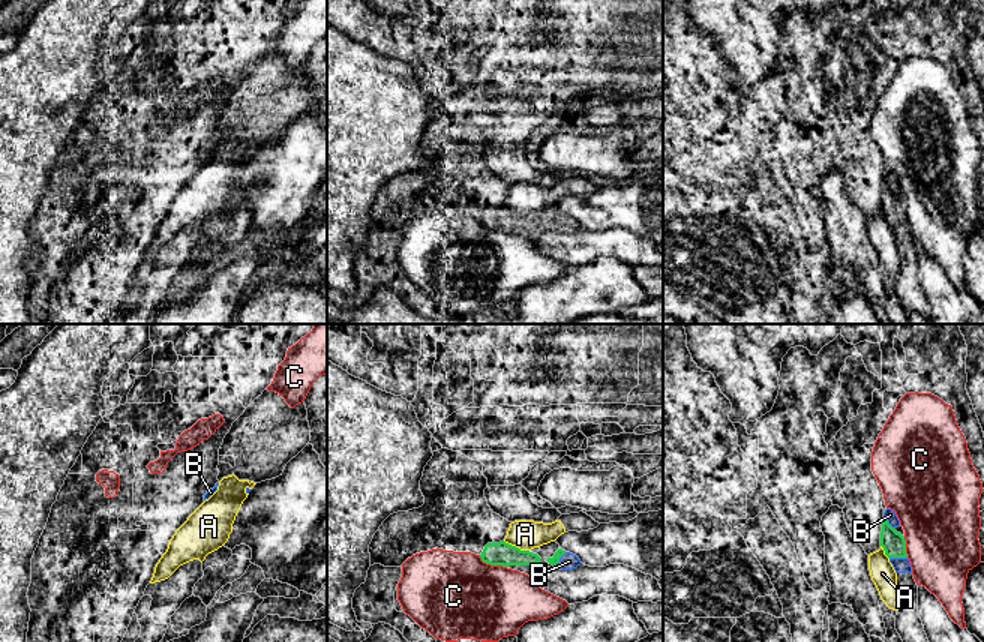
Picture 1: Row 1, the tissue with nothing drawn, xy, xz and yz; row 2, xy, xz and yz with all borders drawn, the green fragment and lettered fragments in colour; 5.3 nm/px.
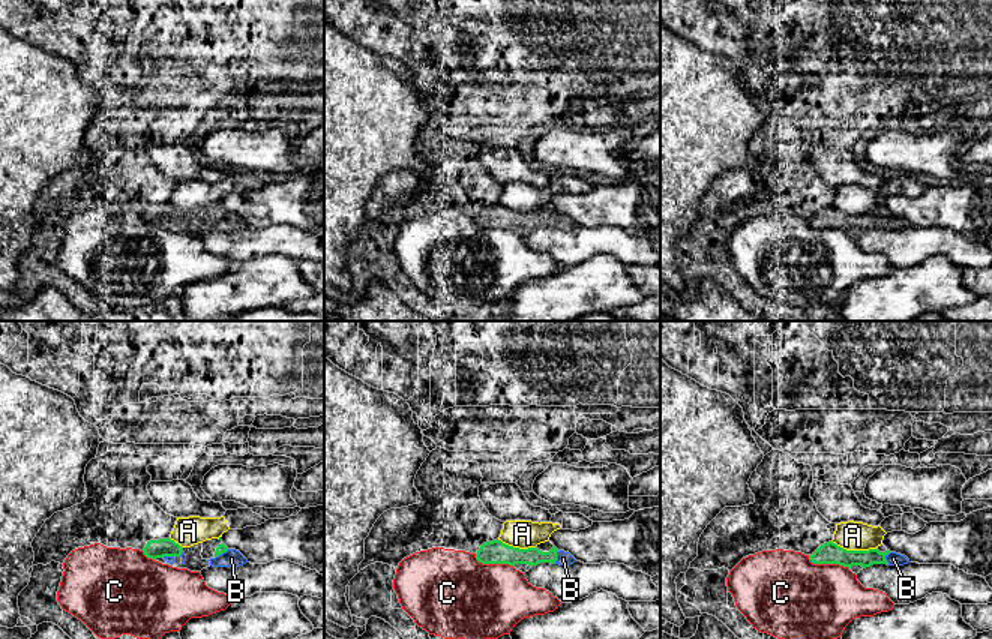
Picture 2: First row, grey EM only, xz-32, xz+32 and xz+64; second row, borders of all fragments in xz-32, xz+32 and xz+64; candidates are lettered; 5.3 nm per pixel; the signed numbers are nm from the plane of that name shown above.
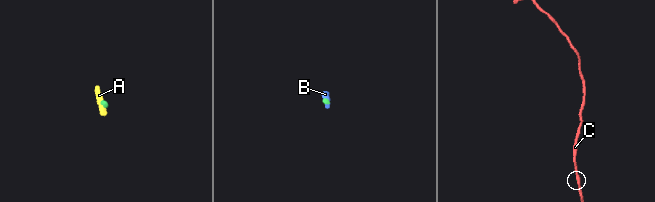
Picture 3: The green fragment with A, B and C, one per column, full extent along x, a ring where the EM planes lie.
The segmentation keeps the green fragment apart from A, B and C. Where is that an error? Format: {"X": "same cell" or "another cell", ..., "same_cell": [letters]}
{"A": "another cell", "B": "same cell", "C": "another cell", "same_cell": ["B"]}

